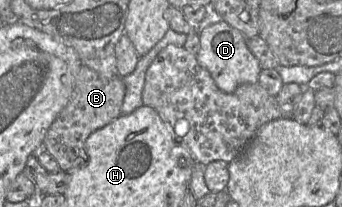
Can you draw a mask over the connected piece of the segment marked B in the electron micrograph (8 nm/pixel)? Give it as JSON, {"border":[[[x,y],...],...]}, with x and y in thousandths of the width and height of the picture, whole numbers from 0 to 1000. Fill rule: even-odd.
{"border":[[[240,309],[196,507],[158,580],[126,681],[126,715],[158,758],[178,826],[199,831],[208,812],[249,787],[251,671],[266,643],[357,556],[365,440],[360,377],[348,362],[310,377]]]}

